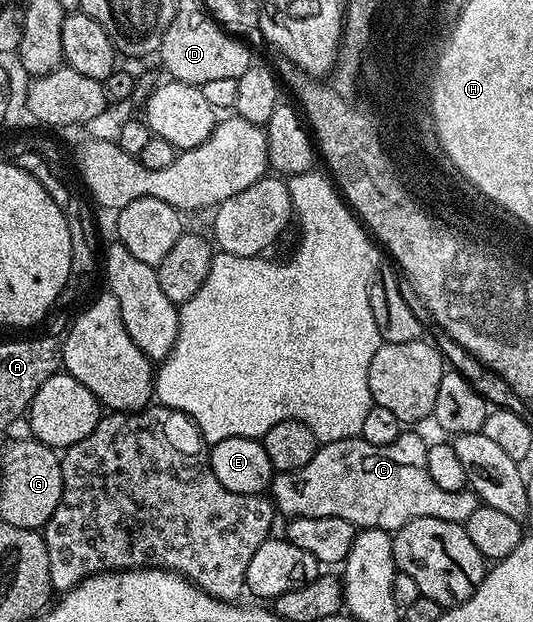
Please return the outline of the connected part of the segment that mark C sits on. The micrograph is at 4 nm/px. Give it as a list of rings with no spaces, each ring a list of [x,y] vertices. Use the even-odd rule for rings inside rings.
[[[400,432],[399,438],[388,445],[374,445],[362,437],[350,437],[340,441],[328,441],[316,448],[313,459],[292,473],[276,472],[271,478],[269,496],[278,512],[284,518],[292,517],[336,517],[345,519],[359,529],[385,529],[394,531],[405,527],[413,519],[445,519],[465,523],[481,504],[478,495],[470,488],[457,491],[441,491],[433,483],[427,466],[428,442],[422,441],[415,433]]]

